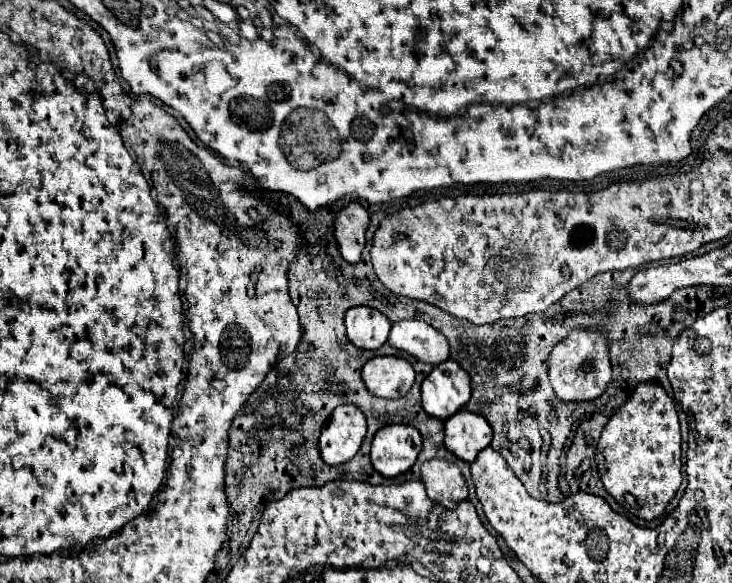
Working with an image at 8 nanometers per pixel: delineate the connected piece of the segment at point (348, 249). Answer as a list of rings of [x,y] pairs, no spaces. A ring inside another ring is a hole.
[[[348,203],[342,207],[334,219],[334,235],[342,257],[348,263],[358,263],[360,253],[366,245],[366,229],[370,223],[370,213],[360,203]]]

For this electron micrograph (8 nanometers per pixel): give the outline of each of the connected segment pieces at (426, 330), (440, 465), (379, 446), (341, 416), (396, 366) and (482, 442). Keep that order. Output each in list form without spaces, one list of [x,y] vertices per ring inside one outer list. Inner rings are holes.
[[[414,319],[392,323],[388,343],[430,365],[440,365],[450,355],[446,337],[428,323]]]
[[[432,459],[422,463],[420,475],[428,497],[446,509],[468,499],[468,487],[458,465],[444,459]]]
[[[386,425],[374,435],[370,461],[384,477],[396,477],[408,471],[422,447],[420,433],[410,425]]]
[[[340,405],[322,429],[318,449],[324,463],[340,465],[358,453],[366,435],[366,417],[356,405]]]
[[[374,357],[366,361],[362,371],[366,389],[382,399],[404,397],[414,385],[414,369],[400,357]]]
[[[460,409],[444,421],[444,445],[458,459],[472,463],[492,441],[492,429],[482,415]]]

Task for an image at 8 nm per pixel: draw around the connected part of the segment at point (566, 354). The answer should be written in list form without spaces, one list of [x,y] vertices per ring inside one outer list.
[[[570,331],[570,335],[550,353],[550,381],[562,401],[592,401],[606,391],[611,381],[611,364],[606,339],[598,331]]]

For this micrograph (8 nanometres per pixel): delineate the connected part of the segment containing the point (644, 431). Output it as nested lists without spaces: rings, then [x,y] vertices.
[[[640,383],[640,389],[608,419],[596,461],[602,463],[606,491],[632,515],[652,521],[664,513],[682,483],[680,423],[674,399],[656,383]]]

